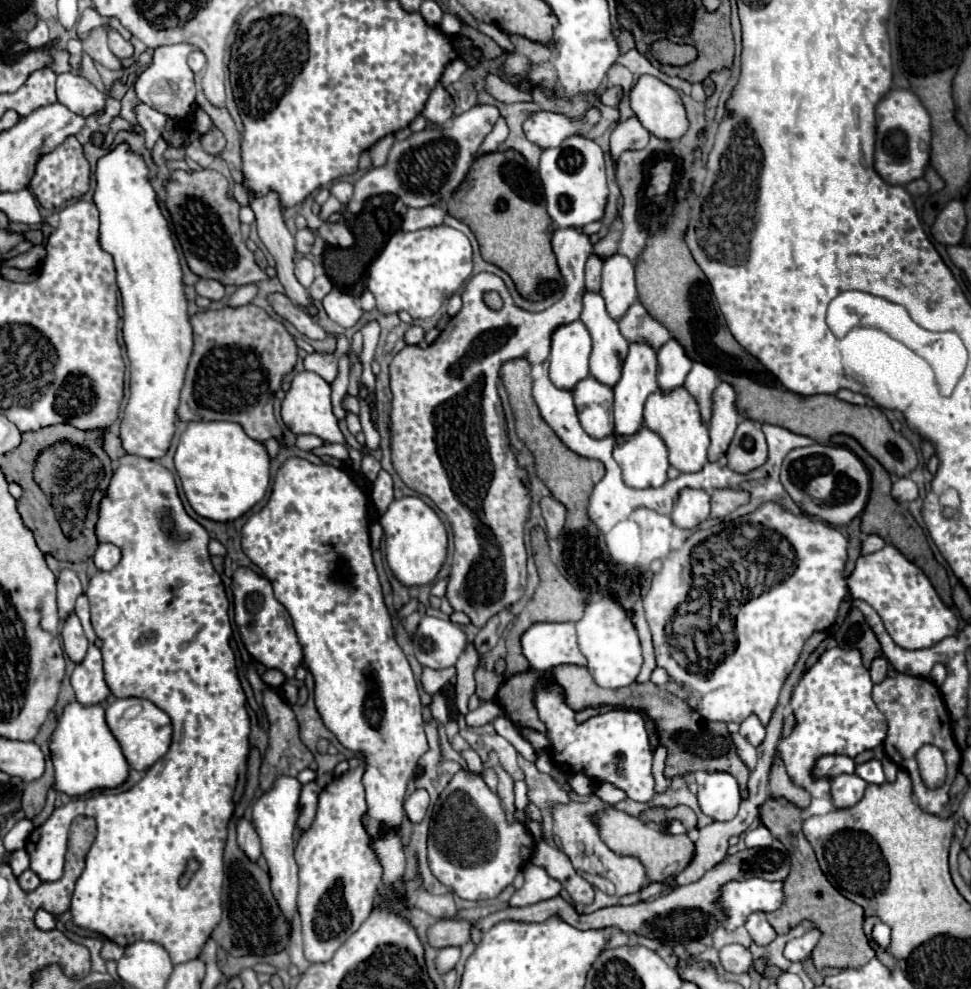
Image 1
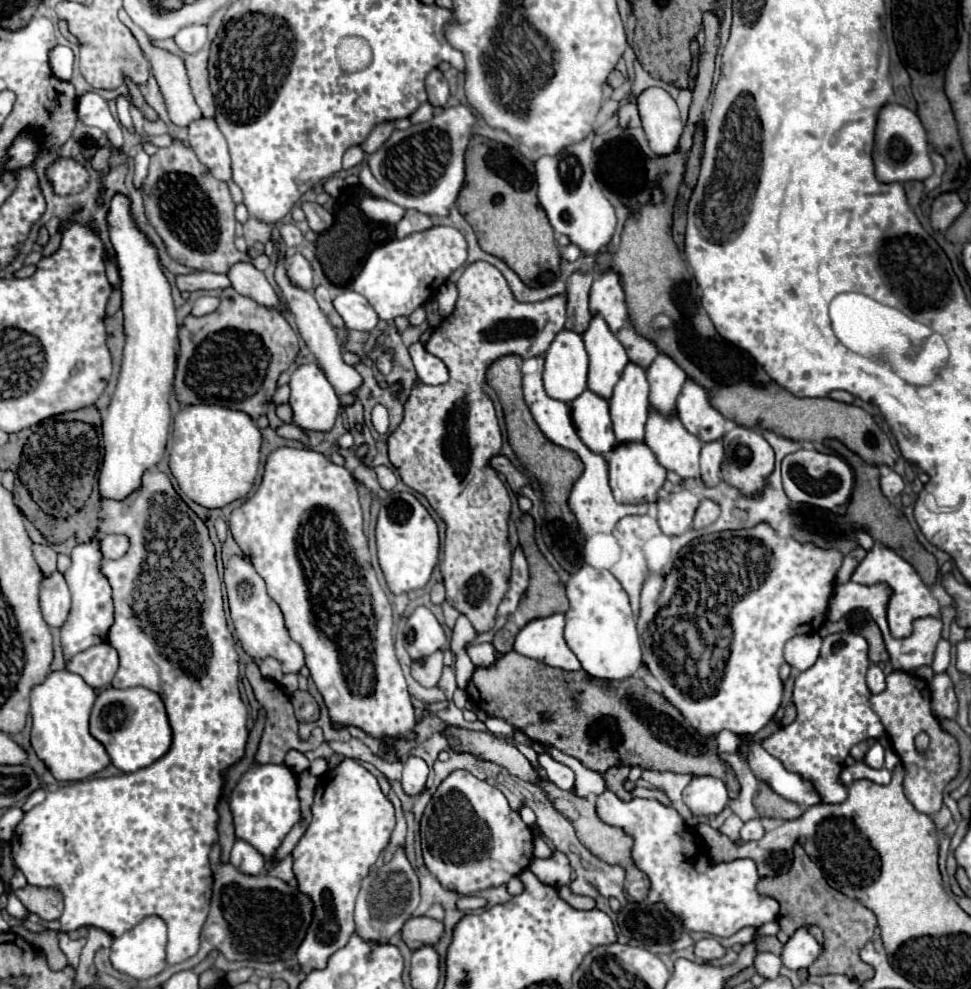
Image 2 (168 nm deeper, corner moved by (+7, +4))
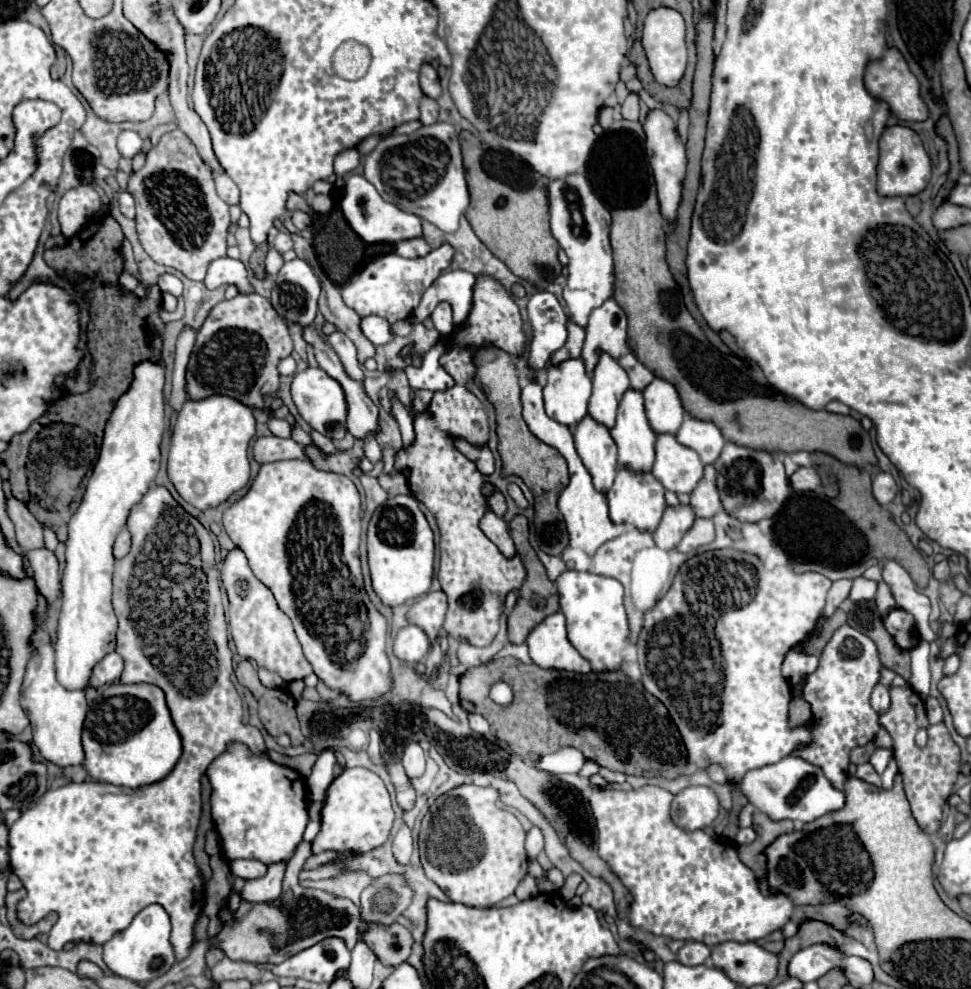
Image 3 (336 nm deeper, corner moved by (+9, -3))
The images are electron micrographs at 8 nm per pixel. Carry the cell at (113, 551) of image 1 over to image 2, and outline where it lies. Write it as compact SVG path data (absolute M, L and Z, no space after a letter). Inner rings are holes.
M104 535L100 539L100 551L104 559L120 559L128 551L128 539L124 535Z

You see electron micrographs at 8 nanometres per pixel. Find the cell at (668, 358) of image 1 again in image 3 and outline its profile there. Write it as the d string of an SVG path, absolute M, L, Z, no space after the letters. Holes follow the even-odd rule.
M654 378L654 382L644 390L644 406L648 422L656 434L678 432L684 418L684 408L676 388L670 382Z

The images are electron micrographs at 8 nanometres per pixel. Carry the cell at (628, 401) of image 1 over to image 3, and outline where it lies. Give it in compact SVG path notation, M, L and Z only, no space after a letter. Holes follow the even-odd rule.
M628 390L618 406L618 418L616 426L610 430L614 442L618 444L618 464L628 468L630 472L650 472L654 464L654 442L656 434L652 432L646 414L644 414L644 400L642 394L636 390Z

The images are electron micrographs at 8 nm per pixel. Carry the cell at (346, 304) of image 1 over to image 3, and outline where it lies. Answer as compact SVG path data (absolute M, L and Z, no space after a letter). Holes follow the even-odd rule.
M368 316L368 318L362 318L362 332L364 336L376 344L376 346L382 346L382 344L388 344L392 342L394 338L394 332L392 332L392 326L388 320L380 318L380 316Z

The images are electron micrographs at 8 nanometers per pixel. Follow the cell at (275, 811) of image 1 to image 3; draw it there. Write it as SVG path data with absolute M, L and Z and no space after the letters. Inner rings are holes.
M232 742L212 760L206 776L212 786L210 812L226 860L254 858L270 866L288 862L294 856L308 826L302 774L276 764L266 752L254 754L246 744Z

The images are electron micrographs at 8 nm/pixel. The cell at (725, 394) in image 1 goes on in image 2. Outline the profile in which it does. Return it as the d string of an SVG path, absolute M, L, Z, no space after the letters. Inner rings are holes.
M708 441L702 445L700 451L700 469L702 469L702 479L706 485L716 485L720 481L720 463L724 457L724 447L722 441Z

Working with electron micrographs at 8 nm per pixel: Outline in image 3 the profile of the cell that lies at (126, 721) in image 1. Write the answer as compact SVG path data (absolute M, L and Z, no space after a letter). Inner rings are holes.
M114 682L100 690L100 698L88 712L82 732L84 770L98 782L108 782L126 788L140 788L166 778L182 754L180 734L172 722L164 692L154 684L122 684Z

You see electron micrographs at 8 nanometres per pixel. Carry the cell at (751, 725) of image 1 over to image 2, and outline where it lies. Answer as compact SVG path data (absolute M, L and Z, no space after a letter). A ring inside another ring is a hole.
M748 735L746 741L748 741L748 763L758 779L766 781L778 795L794 803L800 803L800 805L804 803L806 807L820 803L818 793L812 789L808 781L784 769L784 765L776 757L766 753L764 747L752 739L752 735Z

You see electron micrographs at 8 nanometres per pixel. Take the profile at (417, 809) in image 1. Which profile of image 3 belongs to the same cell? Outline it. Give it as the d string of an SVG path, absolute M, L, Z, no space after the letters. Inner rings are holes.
M410 742L406 748L404 748L404 768L406 768L406 774L410 778L418 778L424 768L426 768L426 756L424 756L424 750L420 748L418 742Z

